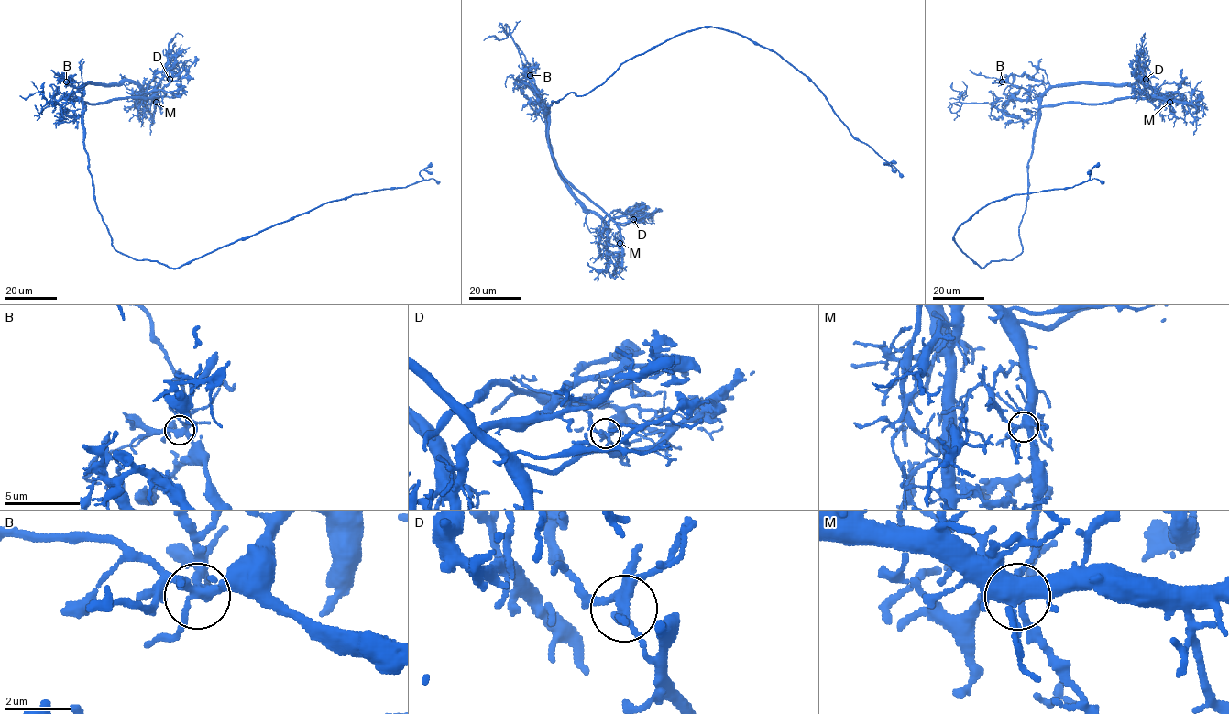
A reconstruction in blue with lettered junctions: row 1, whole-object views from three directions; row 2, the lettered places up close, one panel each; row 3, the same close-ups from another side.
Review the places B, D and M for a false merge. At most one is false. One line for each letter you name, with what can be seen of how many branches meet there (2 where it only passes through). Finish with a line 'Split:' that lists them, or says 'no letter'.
D: 5
Split: D

